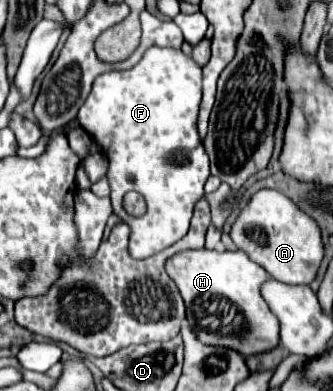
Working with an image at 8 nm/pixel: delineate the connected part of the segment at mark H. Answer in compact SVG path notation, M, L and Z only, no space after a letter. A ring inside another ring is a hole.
M194 249L194 251L182 251L166 261L168 275L176 281L184 303L186 303L186 319L188 325L192 325L192 331L196 337L206 345L226 347L232 351L238 351L244 359L256 353L268 353L278 347L280 343L280 325L266 301L262 299L262 285L270 279L270 275L254 261L248 259L248 255L240 249L236 251L208 251L208 249Z

